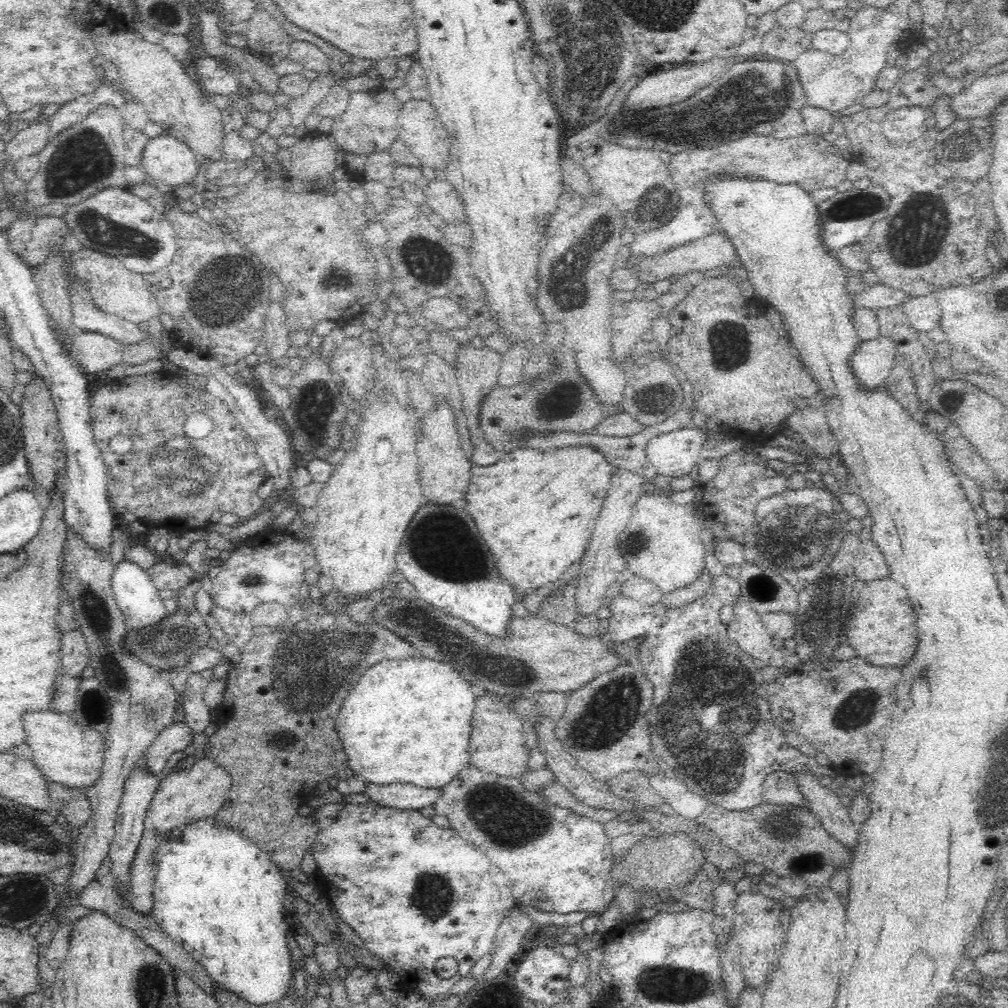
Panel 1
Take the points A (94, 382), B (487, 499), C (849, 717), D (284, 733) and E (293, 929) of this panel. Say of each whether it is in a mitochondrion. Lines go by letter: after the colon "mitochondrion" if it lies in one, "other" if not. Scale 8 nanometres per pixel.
A: other
B: other
C: mitochondrion
D: mitochondrion
E: other

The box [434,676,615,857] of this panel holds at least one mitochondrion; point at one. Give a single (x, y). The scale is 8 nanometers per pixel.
(511, 828)

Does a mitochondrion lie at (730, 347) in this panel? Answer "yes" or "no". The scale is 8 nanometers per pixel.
yes

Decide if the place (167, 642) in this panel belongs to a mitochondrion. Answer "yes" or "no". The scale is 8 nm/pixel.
yes

